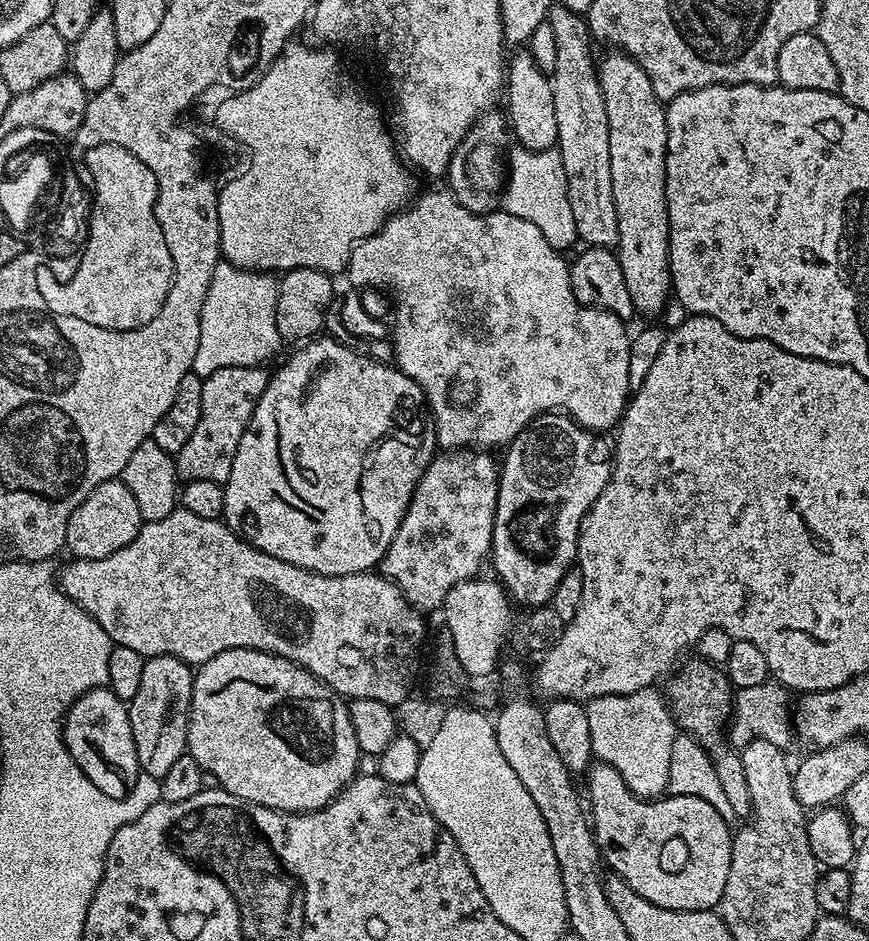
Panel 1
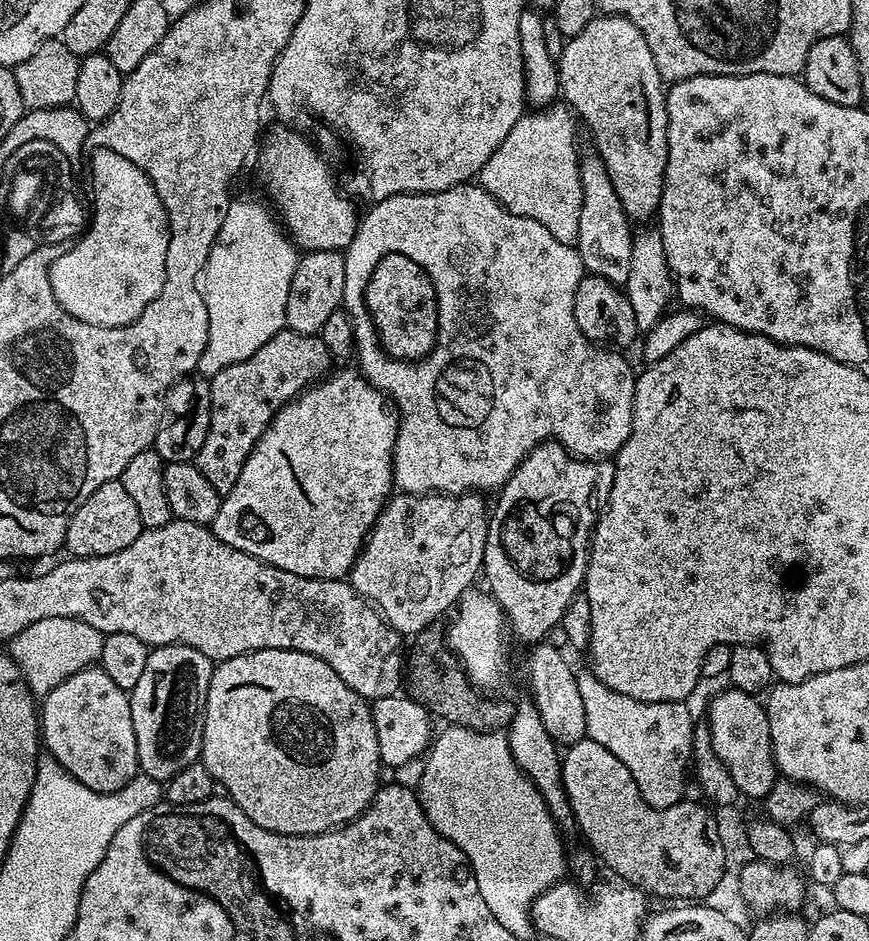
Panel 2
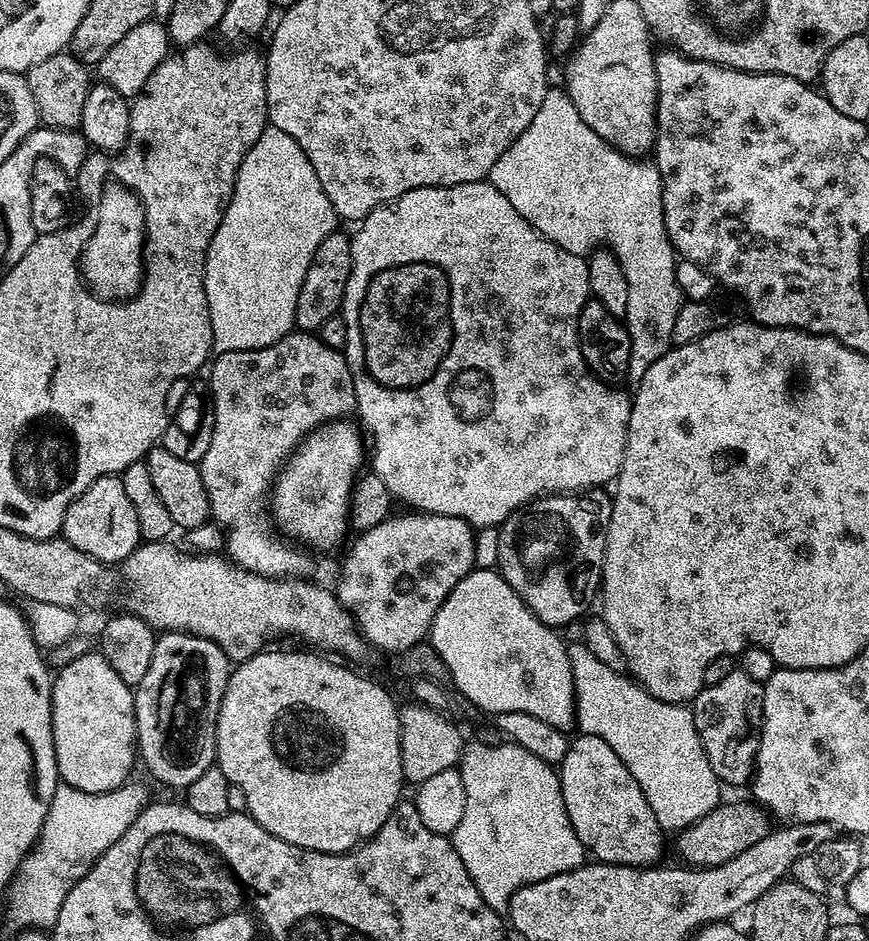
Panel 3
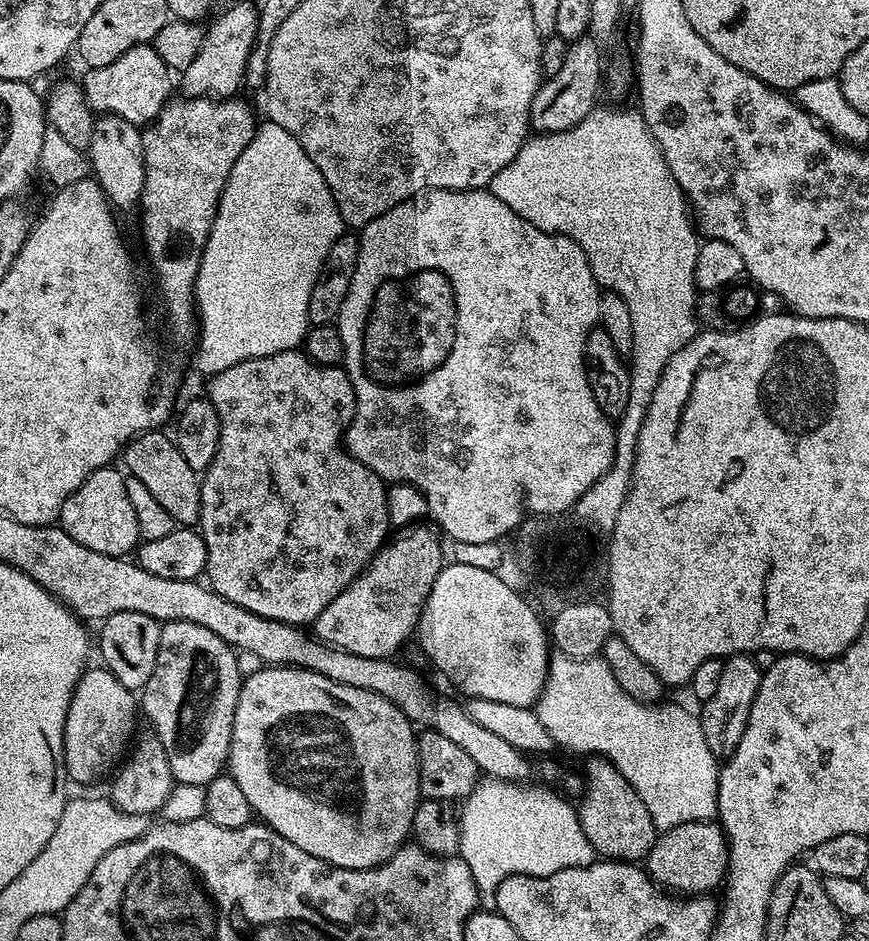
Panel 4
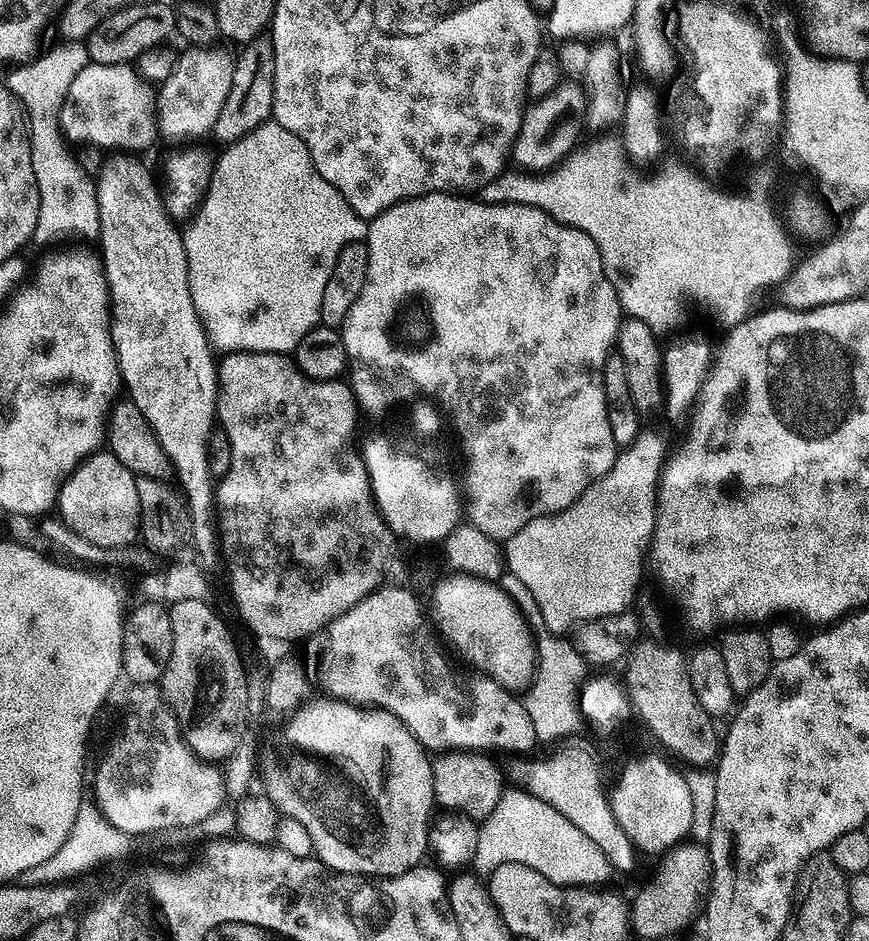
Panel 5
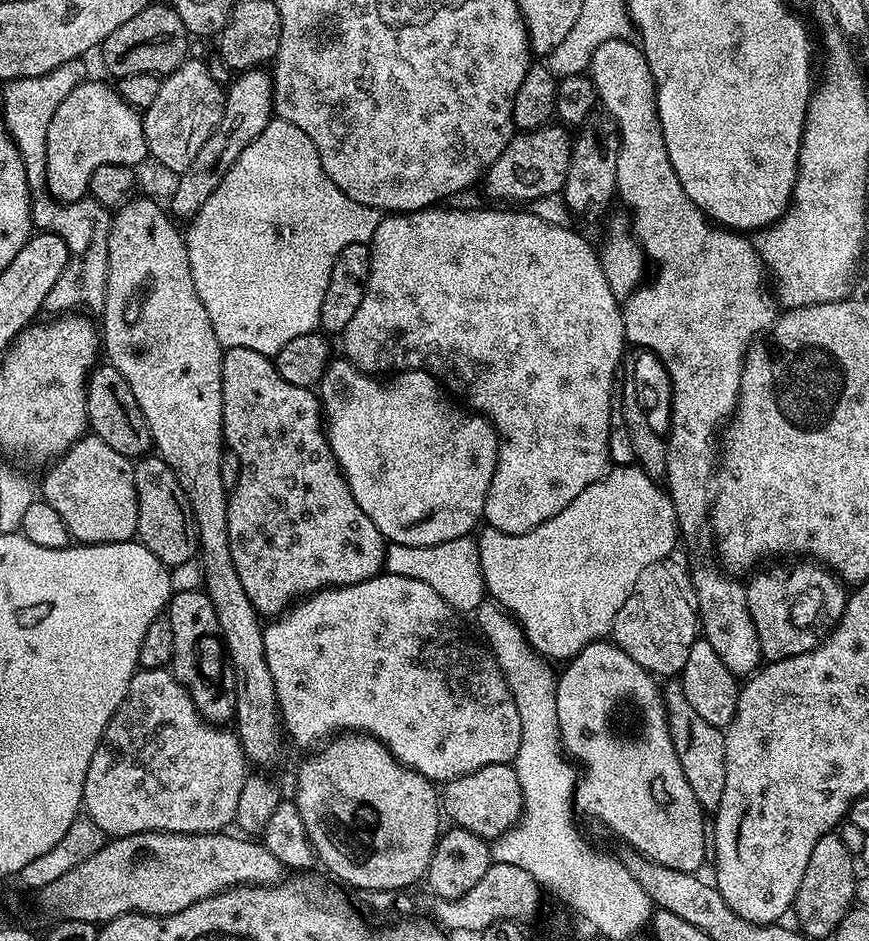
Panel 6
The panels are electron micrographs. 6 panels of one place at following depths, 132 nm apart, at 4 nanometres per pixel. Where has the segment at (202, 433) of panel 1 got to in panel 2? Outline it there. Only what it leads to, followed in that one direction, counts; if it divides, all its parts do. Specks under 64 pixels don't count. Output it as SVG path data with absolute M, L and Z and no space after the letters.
M285 330L274 334L274 338L250 354L250 358L234 362L234 366L226 366L211 376L210 430L206 430L206 442L202 442L202 450L198 450L194 461L206 482L222 494L229 492L234 482L238 482L246 458L250 458L258 438L262 438L276 411L313 382L327 376L333 364L332 355L319 335L307 336Z

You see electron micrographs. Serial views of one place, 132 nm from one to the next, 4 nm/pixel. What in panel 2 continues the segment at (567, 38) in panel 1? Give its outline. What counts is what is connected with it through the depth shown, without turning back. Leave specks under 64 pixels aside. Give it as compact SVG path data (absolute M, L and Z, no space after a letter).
M587 154L580 157L580 181L582 182L582 214L578 214L578 238L574 245L584 263L585 273L606 278L612 284L627 285L630 274L629 262L632 260L632 241L634 228L628 215L622 210L622 202L618 202L618 194L614 194L614 182L610 182L610 174L599 154Z

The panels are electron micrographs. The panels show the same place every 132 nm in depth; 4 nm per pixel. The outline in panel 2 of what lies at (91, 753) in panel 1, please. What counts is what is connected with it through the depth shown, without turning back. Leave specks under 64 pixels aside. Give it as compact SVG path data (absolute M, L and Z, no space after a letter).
M98 666L84 668L78 674L66 678L48 695L43 697L38 712L38 724L42 729L42 744L48 747L47 755L56 760L71 775L95 792L116 792L124 788L137 775L136 739L130 718L129 693L123 692Z

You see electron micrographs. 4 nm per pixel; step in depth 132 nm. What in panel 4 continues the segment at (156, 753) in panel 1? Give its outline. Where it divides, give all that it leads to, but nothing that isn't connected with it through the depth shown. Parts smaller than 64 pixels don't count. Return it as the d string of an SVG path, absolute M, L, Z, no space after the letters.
M167 621L160 629L158 658L154 662L154 674L144 684L138 696L142 716L152 723L151 731L160 739L170 762L172 779L176 784L207 786L215 776L225 771L230 750L230 738L234 730L234 710L238 706L238 694L242 683L242 671L236 661L237 653L232 645L198 626L194 622Z

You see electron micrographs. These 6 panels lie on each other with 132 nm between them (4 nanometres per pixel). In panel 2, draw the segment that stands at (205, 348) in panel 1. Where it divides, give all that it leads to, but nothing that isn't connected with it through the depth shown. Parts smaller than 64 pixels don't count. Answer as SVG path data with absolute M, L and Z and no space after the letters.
M233 199L226 210L226 218L222 218L222 226L216 231L216 241L202 273L208 337L206 350L196 367L196 372L201 377L210 378L218 374L218 370L250 358L250 354L266 346L266 342L270 342L274 334L285 331L286 294L290 294L290 281L294 278L298 249L279 219L274 218L269 205L264 204L259 204L256 200Z

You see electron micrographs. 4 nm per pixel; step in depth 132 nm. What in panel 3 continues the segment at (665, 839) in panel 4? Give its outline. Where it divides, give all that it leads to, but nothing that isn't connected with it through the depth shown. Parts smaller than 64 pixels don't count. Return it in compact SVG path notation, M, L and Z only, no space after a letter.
M755 802L748 804L717 804L710 814L694 821L689 828L683 829L676 840L676 852L681 856L685 865L693 868L713 868L719 864L730 862L742 850L754 846L762 838L766 838L770 831L770 816L761 805Z

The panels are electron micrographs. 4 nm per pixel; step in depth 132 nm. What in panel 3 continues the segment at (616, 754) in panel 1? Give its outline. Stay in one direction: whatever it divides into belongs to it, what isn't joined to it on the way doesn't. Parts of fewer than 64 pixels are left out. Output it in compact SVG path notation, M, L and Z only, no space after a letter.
M583 646L569 647L568 657L572 667L572 681L576 691L576 724L585 736L602 738L602 742L610 745L610 750L622 758L626 770L634 774L634 782L646 794L646 802L650 810L654 810L654 818L665 830L683 830L689 828L696 820L702 819L710 810L714 810L721 803L721 781L716 779L714 770L704 753L702 742L698 738L698 730L694 726L691 707L683 704L671 704L654 698L641 688L635 680L624 672L610 670L590 654L590 650Z

